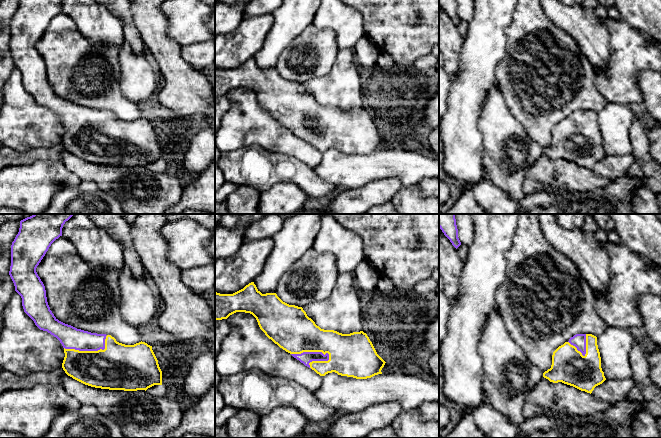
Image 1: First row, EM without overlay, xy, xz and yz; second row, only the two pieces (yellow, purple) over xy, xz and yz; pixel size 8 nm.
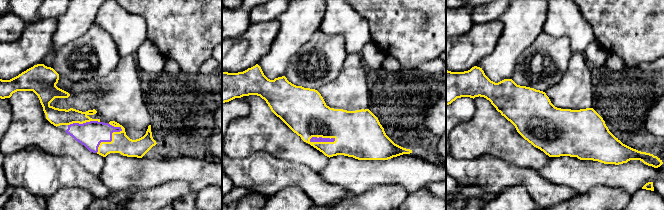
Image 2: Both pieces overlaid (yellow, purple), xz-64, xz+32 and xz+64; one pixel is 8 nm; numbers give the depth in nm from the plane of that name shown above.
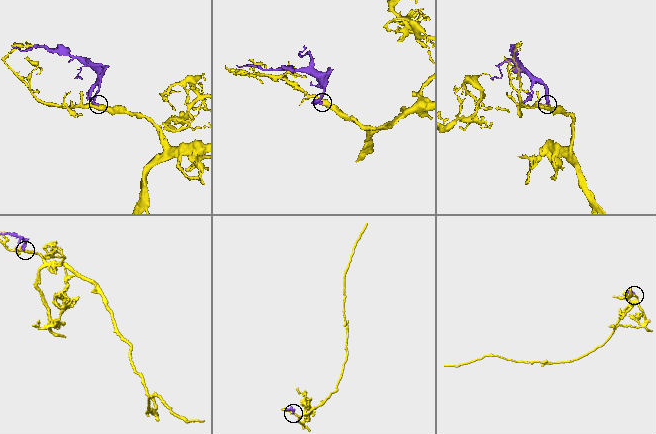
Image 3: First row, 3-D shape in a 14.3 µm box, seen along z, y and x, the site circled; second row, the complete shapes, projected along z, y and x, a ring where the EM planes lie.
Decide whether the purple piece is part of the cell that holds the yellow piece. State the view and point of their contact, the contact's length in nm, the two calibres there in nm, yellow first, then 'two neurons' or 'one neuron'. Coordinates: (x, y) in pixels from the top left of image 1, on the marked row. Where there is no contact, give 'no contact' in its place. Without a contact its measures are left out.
contact xz (312, 351); length 320 nm; calibres 340 and 100 nm; one neuron

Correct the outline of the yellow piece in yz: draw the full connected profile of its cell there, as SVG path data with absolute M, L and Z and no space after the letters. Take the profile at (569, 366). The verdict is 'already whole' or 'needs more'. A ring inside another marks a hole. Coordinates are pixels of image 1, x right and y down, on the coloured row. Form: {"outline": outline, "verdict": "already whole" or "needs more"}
{"outline": "M592 334L571 337L553 352L551 368L543 373L543 377L591 394L596 386L606 380L601 368L597 337Z", "verdict": "needs more"}

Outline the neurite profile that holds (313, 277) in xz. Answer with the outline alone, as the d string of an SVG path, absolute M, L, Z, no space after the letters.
M310 248L279 279L275 293L289 305L305 307L328 298L338 275L334 255Z

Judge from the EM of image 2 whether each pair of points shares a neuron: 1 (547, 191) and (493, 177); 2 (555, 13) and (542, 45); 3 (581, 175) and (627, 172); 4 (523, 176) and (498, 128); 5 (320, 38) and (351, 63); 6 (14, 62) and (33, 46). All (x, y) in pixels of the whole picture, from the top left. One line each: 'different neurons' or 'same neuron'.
1: same neuron
2: different neurons
3: same neuron
4: different neurons
5: different neurons
6: same neuron

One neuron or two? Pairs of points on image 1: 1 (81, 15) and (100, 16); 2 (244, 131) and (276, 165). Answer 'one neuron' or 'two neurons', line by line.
1: one neuron
2: two neurons

